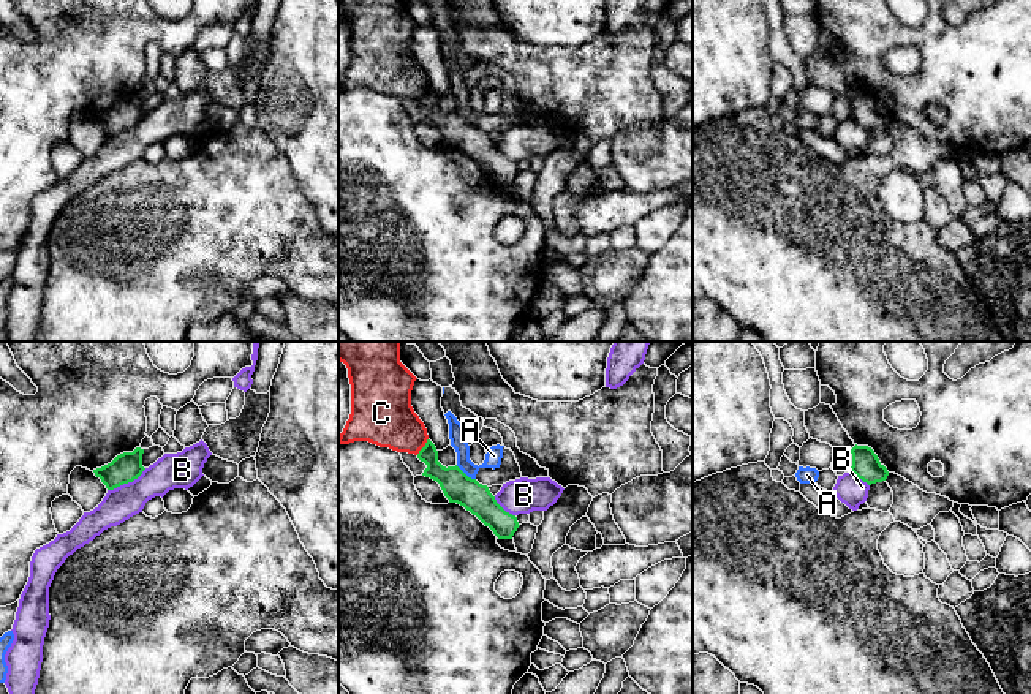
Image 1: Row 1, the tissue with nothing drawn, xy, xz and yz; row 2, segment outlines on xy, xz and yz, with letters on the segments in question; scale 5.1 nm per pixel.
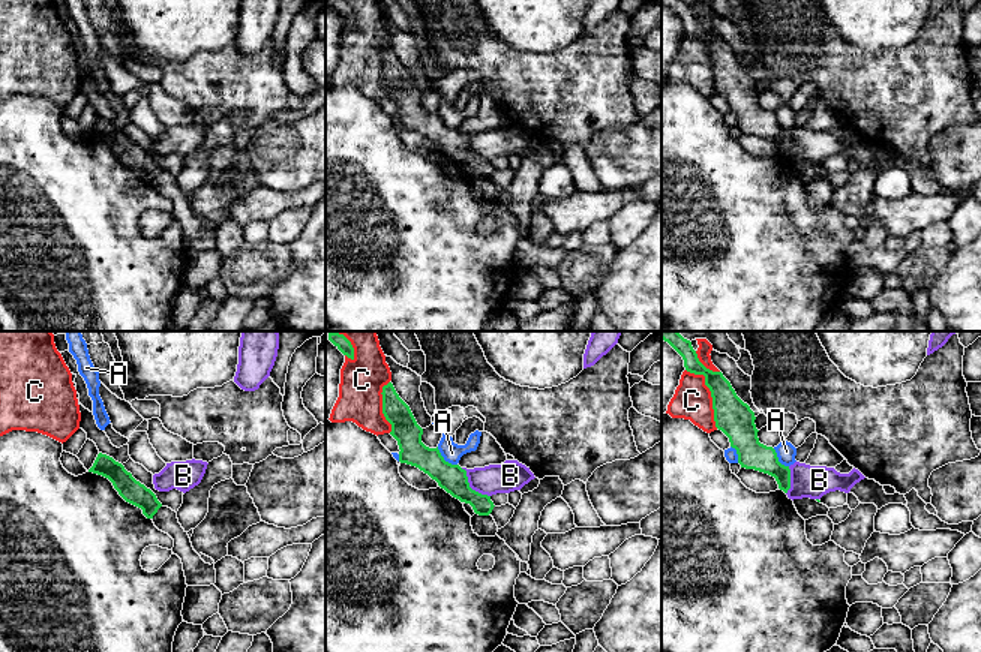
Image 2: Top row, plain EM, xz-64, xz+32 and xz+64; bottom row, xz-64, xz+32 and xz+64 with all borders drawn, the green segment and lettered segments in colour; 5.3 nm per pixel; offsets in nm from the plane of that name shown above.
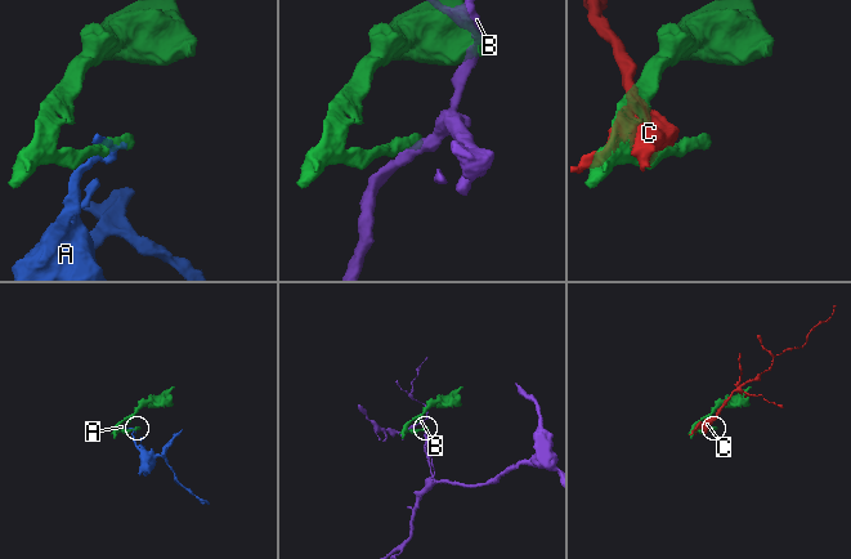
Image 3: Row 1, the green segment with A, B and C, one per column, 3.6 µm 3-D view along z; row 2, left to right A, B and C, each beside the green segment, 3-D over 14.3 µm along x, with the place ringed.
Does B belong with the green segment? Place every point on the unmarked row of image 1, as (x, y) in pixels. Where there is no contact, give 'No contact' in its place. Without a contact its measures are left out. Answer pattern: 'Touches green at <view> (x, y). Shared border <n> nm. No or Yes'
Touches green at xy (127, 128). Shared border 240 nm. No

